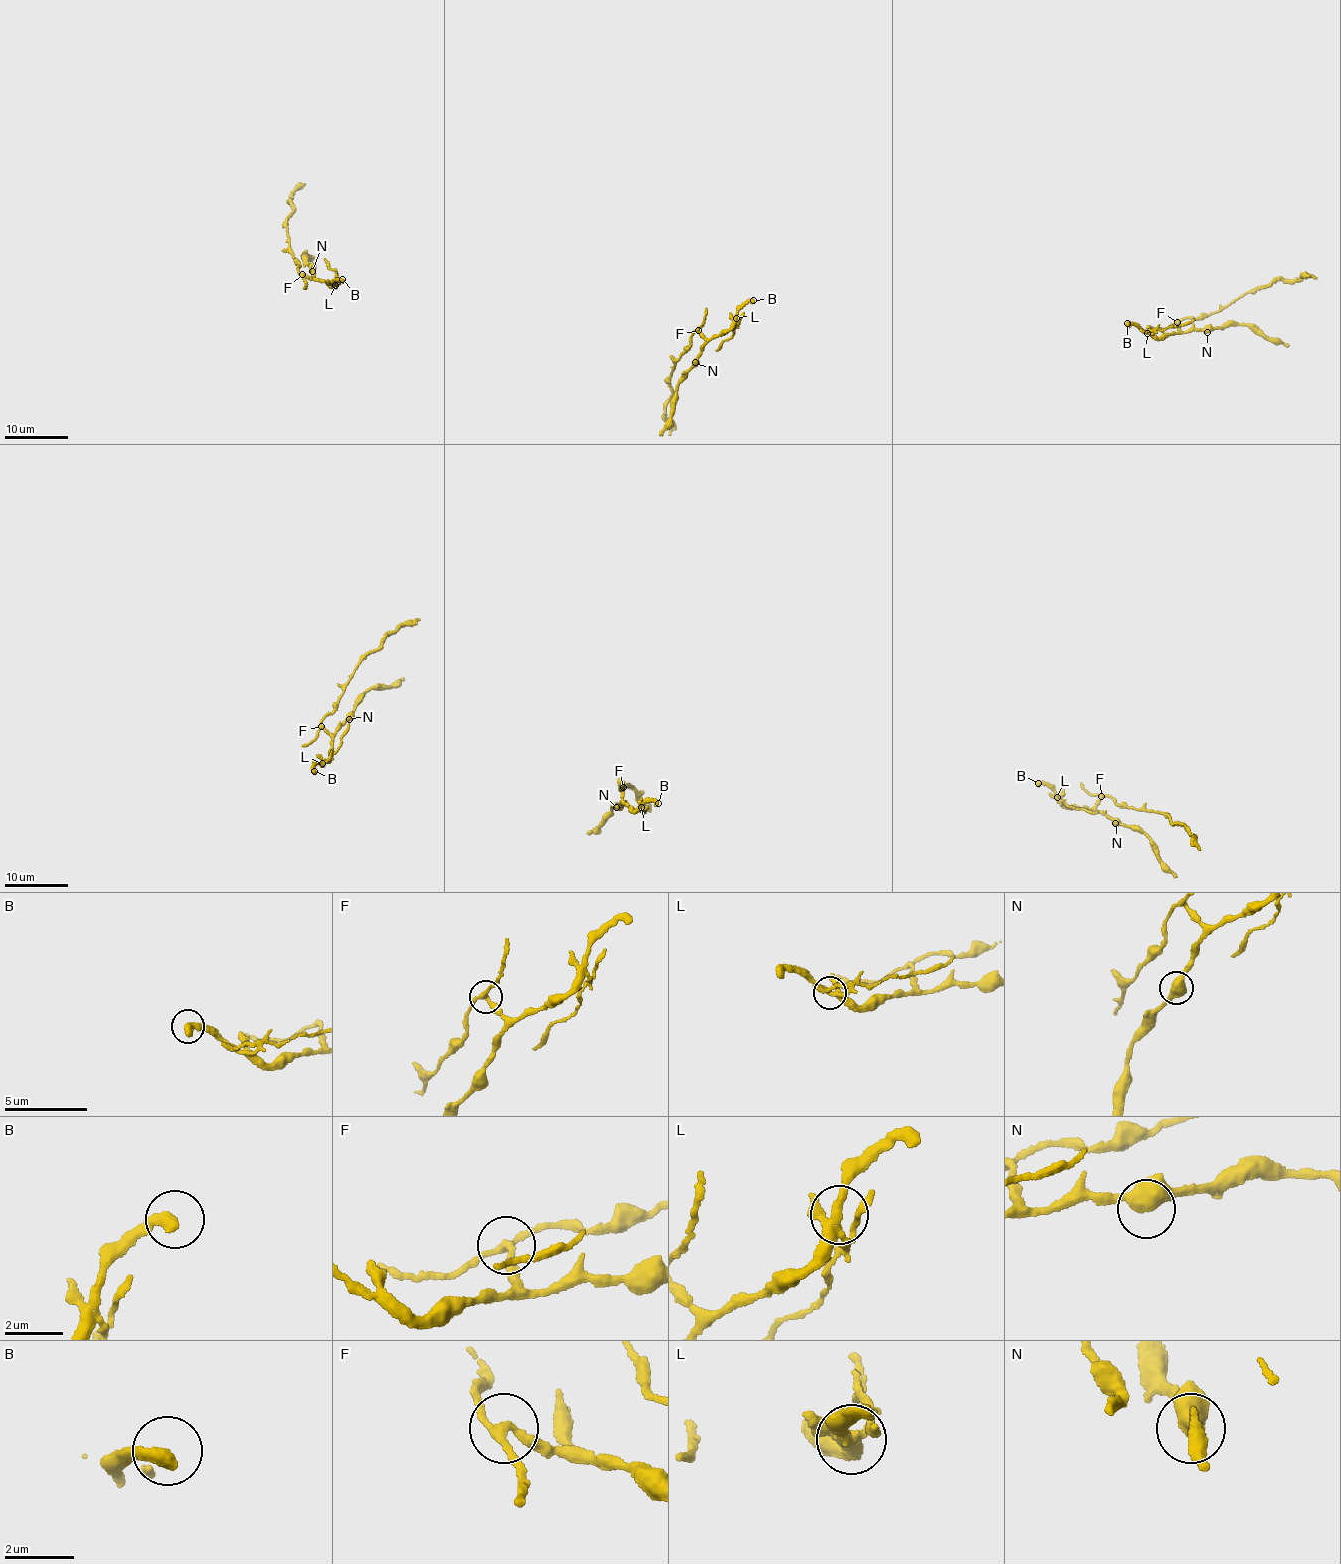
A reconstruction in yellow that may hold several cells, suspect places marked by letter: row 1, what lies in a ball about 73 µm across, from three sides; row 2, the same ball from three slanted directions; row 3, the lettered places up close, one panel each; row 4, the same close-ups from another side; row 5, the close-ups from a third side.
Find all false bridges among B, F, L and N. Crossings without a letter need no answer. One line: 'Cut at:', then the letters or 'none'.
Cut at: F, L

